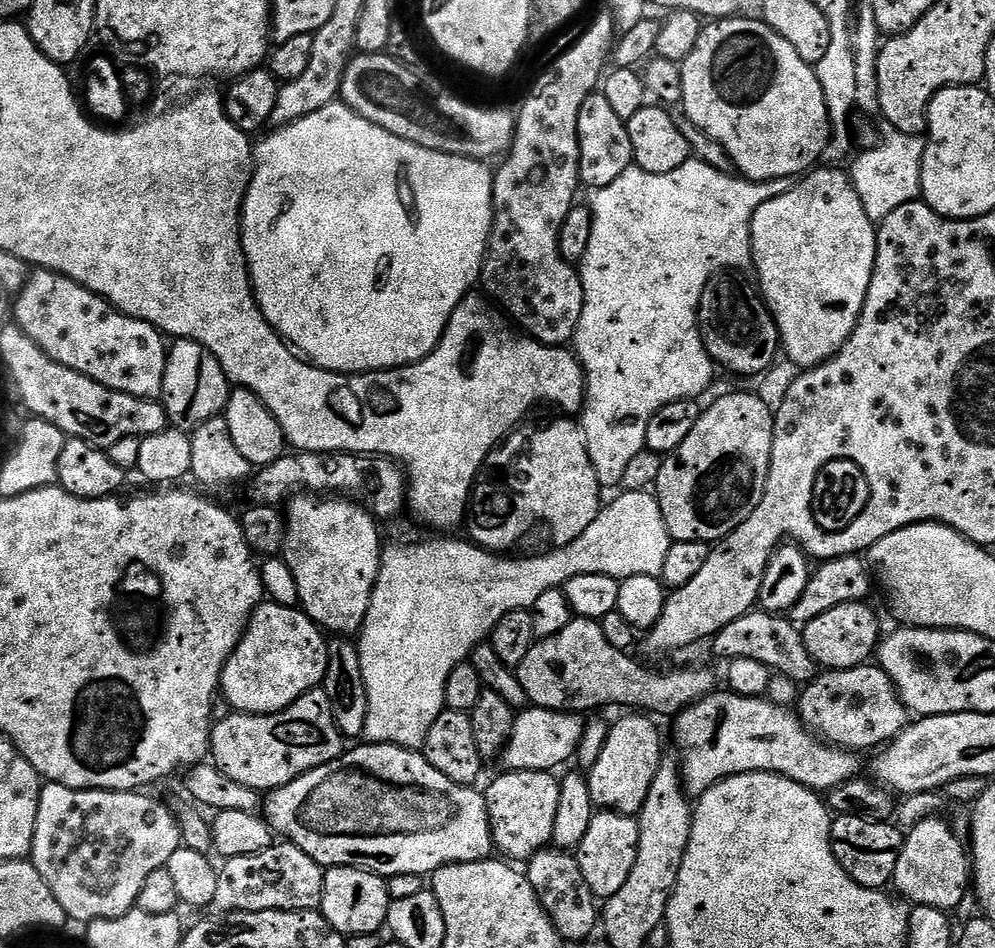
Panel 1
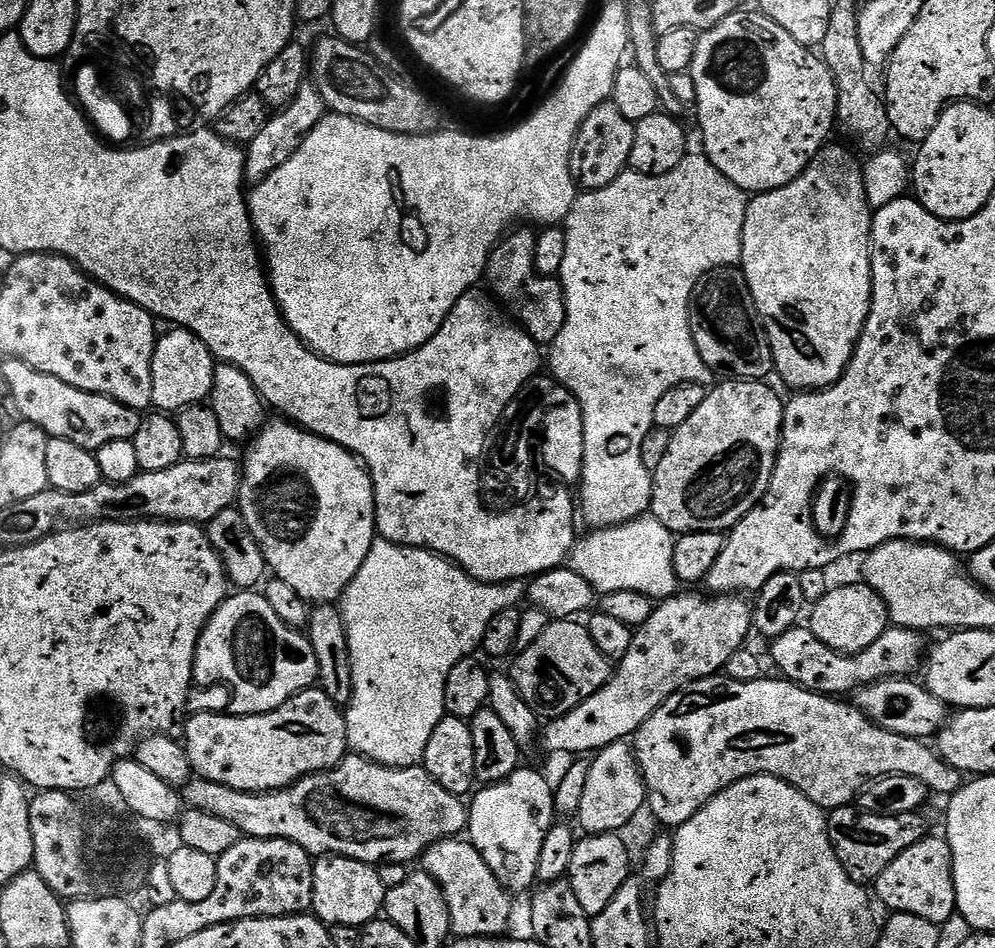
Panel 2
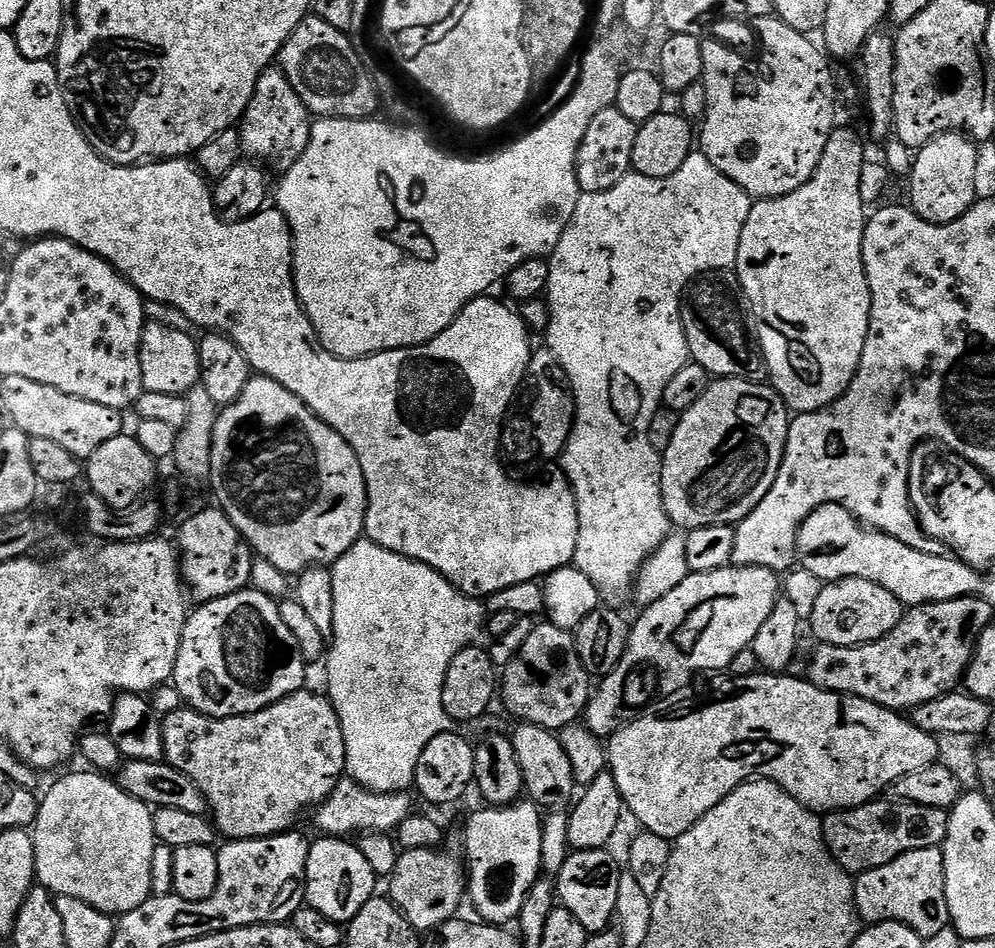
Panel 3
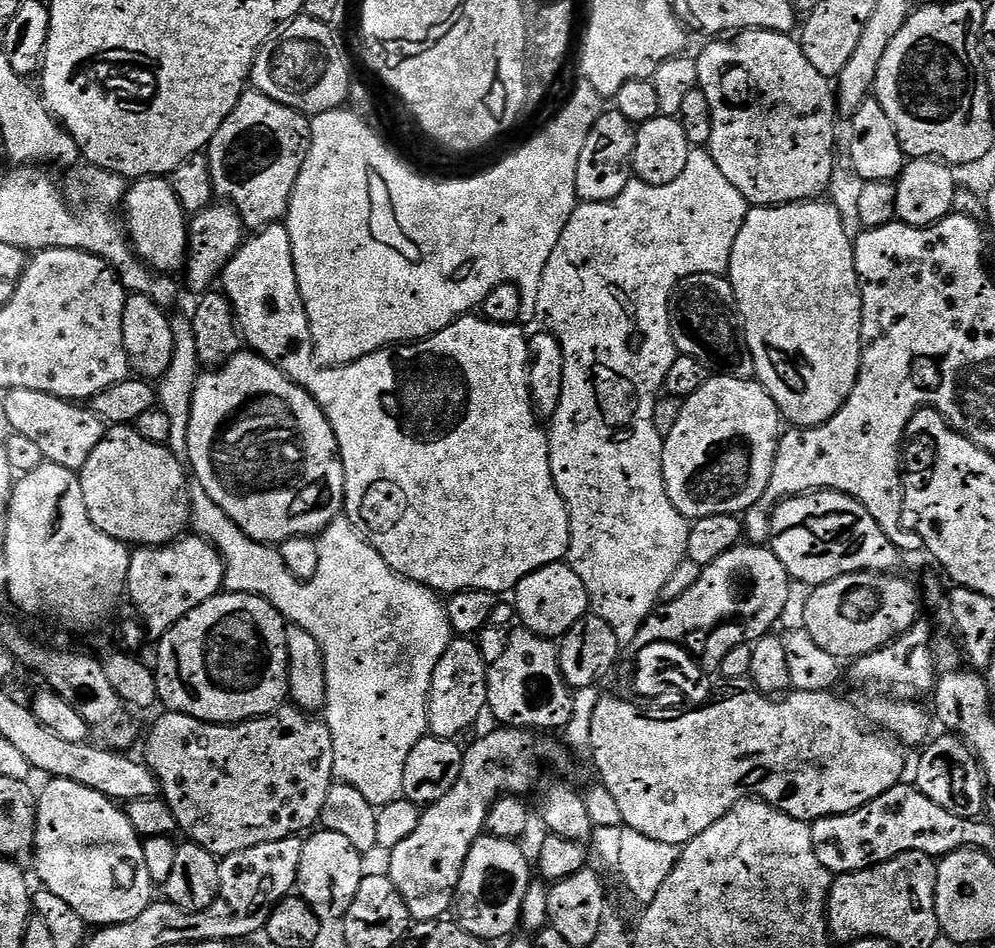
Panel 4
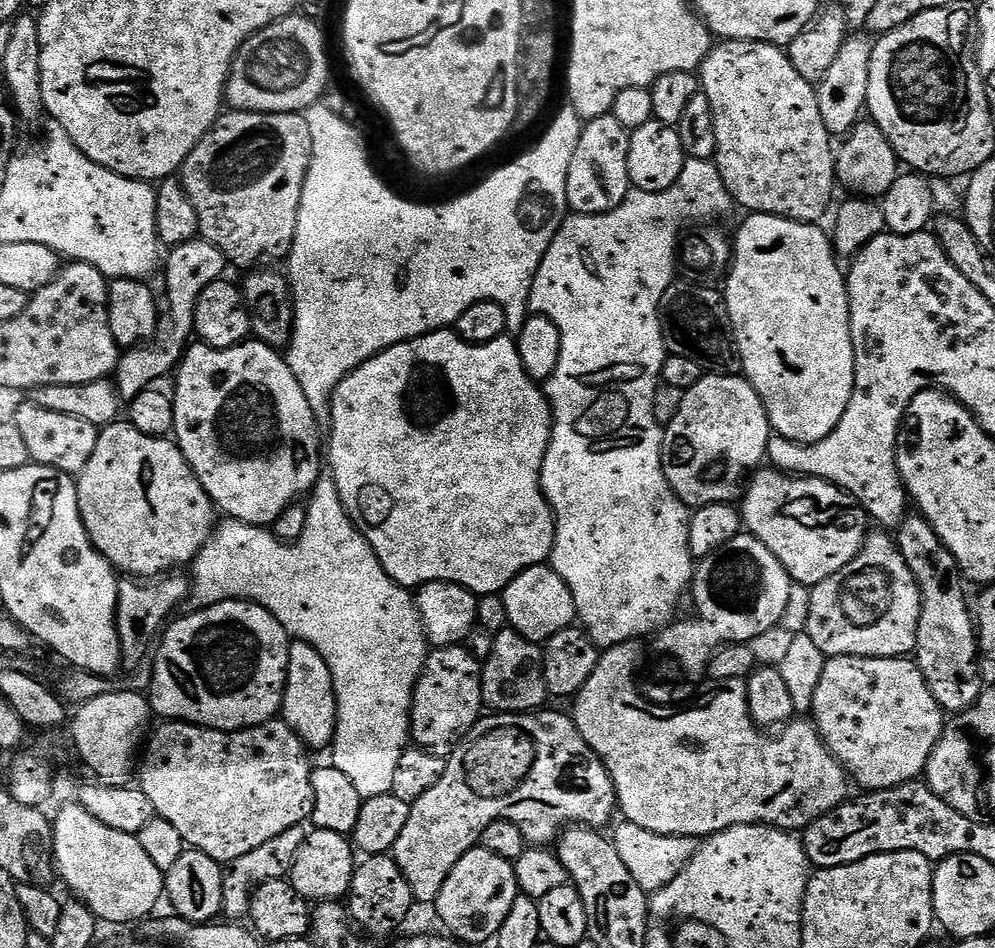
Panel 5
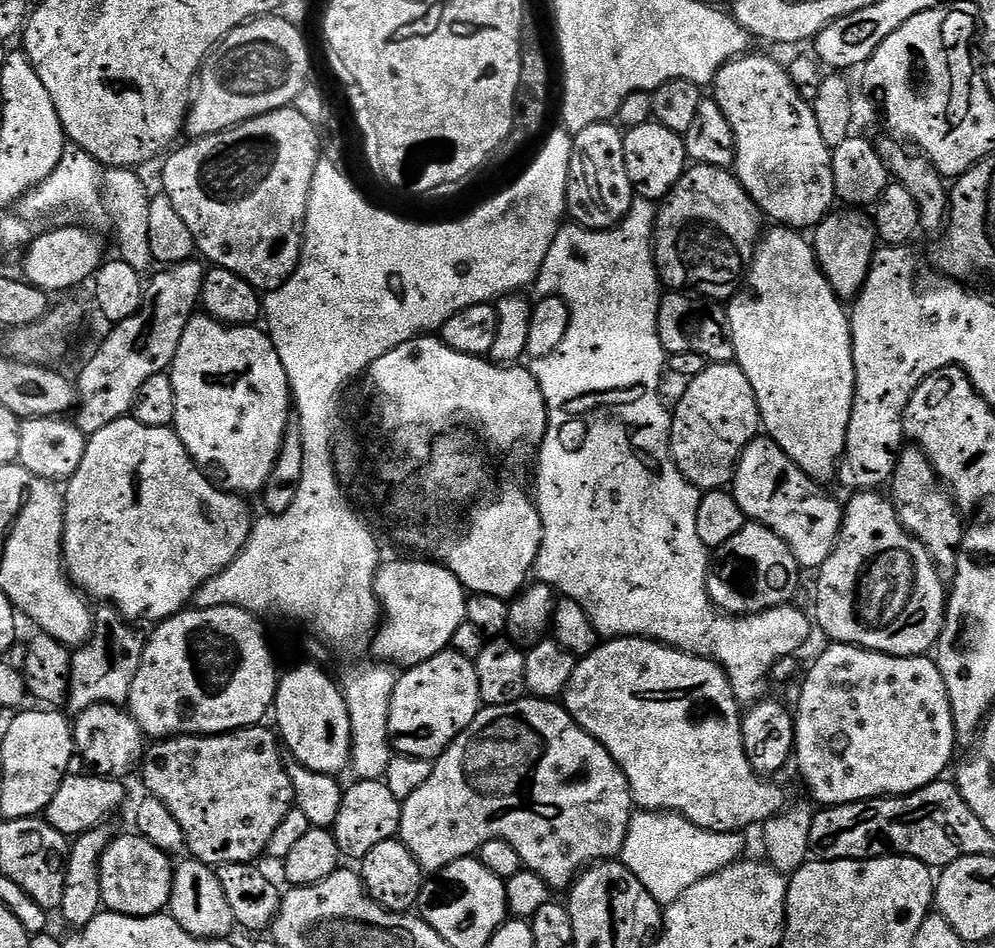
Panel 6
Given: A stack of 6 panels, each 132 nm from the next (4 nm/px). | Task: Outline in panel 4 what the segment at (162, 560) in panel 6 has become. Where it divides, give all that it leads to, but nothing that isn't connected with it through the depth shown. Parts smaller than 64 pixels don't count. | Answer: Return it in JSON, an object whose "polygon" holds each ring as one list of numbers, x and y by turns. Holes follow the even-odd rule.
{"polygon":[[109,427,102,442,98,442,94,449,94,454,90,454,86,466,78,473,90,522,94,522,98,530,110,534,110,538,129,546,159,546,185,535,190,524,189,473,186,468,184,473,184,468,176,456,179,455,173,449,142,438,142,434,138,434,135,427]]}

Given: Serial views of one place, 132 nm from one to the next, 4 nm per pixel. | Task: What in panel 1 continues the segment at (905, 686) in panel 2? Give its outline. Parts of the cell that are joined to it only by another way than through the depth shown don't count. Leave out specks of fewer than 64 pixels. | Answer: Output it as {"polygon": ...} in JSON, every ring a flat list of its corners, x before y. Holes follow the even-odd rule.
{"polygon":[[872,662,859,664,856,668,847,668,841,672,835,670,821,671,816,679,809,680,807,684,803,685,798,701,798,715,800,721,804,723,804,727,807,728,817,740,823,740,825,744,833,748,843,748,849,752,855,752,857,754,864,754,864,751,866,751,867,748,872,748,871,750,879,749,881,746,895,740,896,737,907,728,910,720,910,714,907,708,904,703,900,701,900,695,896,693,894,682,881,670,881,668,879,668,879,666]]}

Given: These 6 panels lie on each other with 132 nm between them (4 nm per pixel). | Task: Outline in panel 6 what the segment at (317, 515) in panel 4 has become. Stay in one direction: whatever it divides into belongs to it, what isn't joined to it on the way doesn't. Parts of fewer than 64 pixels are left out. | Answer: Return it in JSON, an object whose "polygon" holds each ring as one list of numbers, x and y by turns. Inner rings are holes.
{"polygon":[[207,314,194,315,182,334,182,342,178,342,178,354,170,369,176,395,174,431,193,460,205,470,217,468,225,476,223,487,237,494,263,493,294,412,282,358,278,358,278,350,274,350,272,337,258,329,220,324]]}

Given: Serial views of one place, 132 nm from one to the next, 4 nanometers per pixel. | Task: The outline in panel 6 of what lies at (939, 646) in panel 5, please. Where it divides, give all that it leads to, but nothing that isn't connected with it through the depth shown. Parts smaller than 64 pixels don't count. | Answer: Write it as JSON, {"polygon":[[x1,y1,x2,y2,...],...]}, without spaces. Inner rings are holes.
{"polygon":[[908,446,897,455,896,469,892,471,890,481,891,488,890,499,896,506,900,525,918,542,922,542,922,546,936,563,941,579,951,582,956,577,956,559,964,541,966,528,965,525,960,525,962,516,953,497,946,491,930,458,921,448]]}

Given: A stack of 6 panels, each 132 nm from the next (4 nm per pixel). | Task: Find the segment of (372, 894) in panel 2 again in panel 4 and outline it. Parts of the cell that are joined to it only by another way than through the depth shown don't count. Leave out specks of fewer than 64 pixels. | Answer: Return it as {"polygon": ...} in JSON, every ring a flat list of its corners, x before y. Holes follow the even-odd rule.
{"polygon":[[316,830,304,840,298,892,320,915,321,921,339,921,350,910,350,902,354,902,354,894,358,894,358,886,366,875,364,860,365,857,353,846,350,838,342,834]]}

